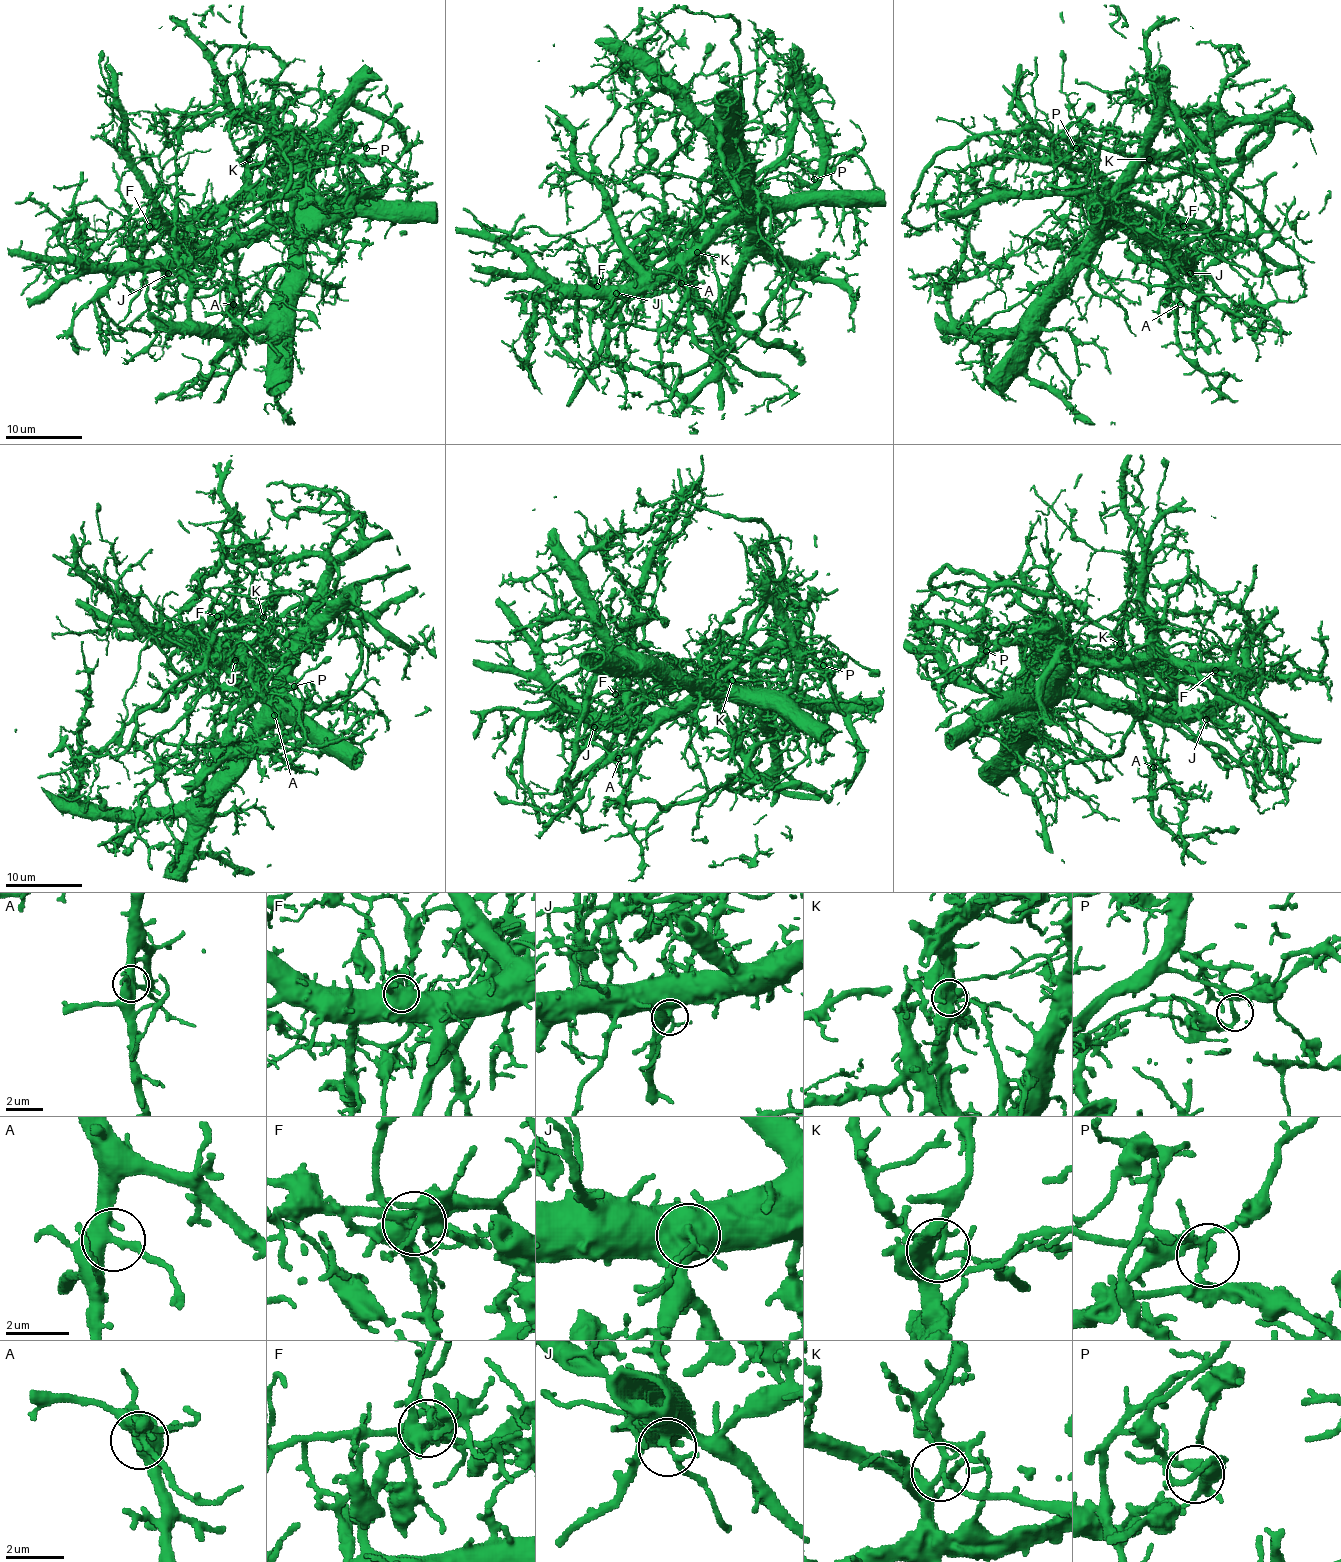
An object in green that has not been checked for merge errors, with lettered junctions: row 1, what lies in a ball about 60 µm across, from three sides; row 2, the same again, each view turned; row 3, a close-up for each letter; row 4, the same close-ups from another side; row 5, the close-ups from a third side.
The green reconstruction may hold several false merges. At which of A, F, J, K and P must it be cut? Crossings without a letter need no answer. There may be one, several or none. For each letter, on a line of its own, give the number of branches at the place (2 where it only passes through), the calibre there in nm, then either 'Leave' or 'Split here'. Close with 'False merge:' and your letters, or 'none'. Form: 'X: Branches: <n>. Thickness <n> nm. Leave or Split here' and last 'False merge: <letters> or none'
A: Branches: 3. Thickness 380 nm. Leave
F: Branches: 7. Thickness 420 nm. Split here
J: Branches: 3. Thickness 340 nm. Leave
K: Branches: 3. Thickness 240 nm. Split here
P: Branches: 3. Thickness 160 nm. Split here
False merge: F, K, P

